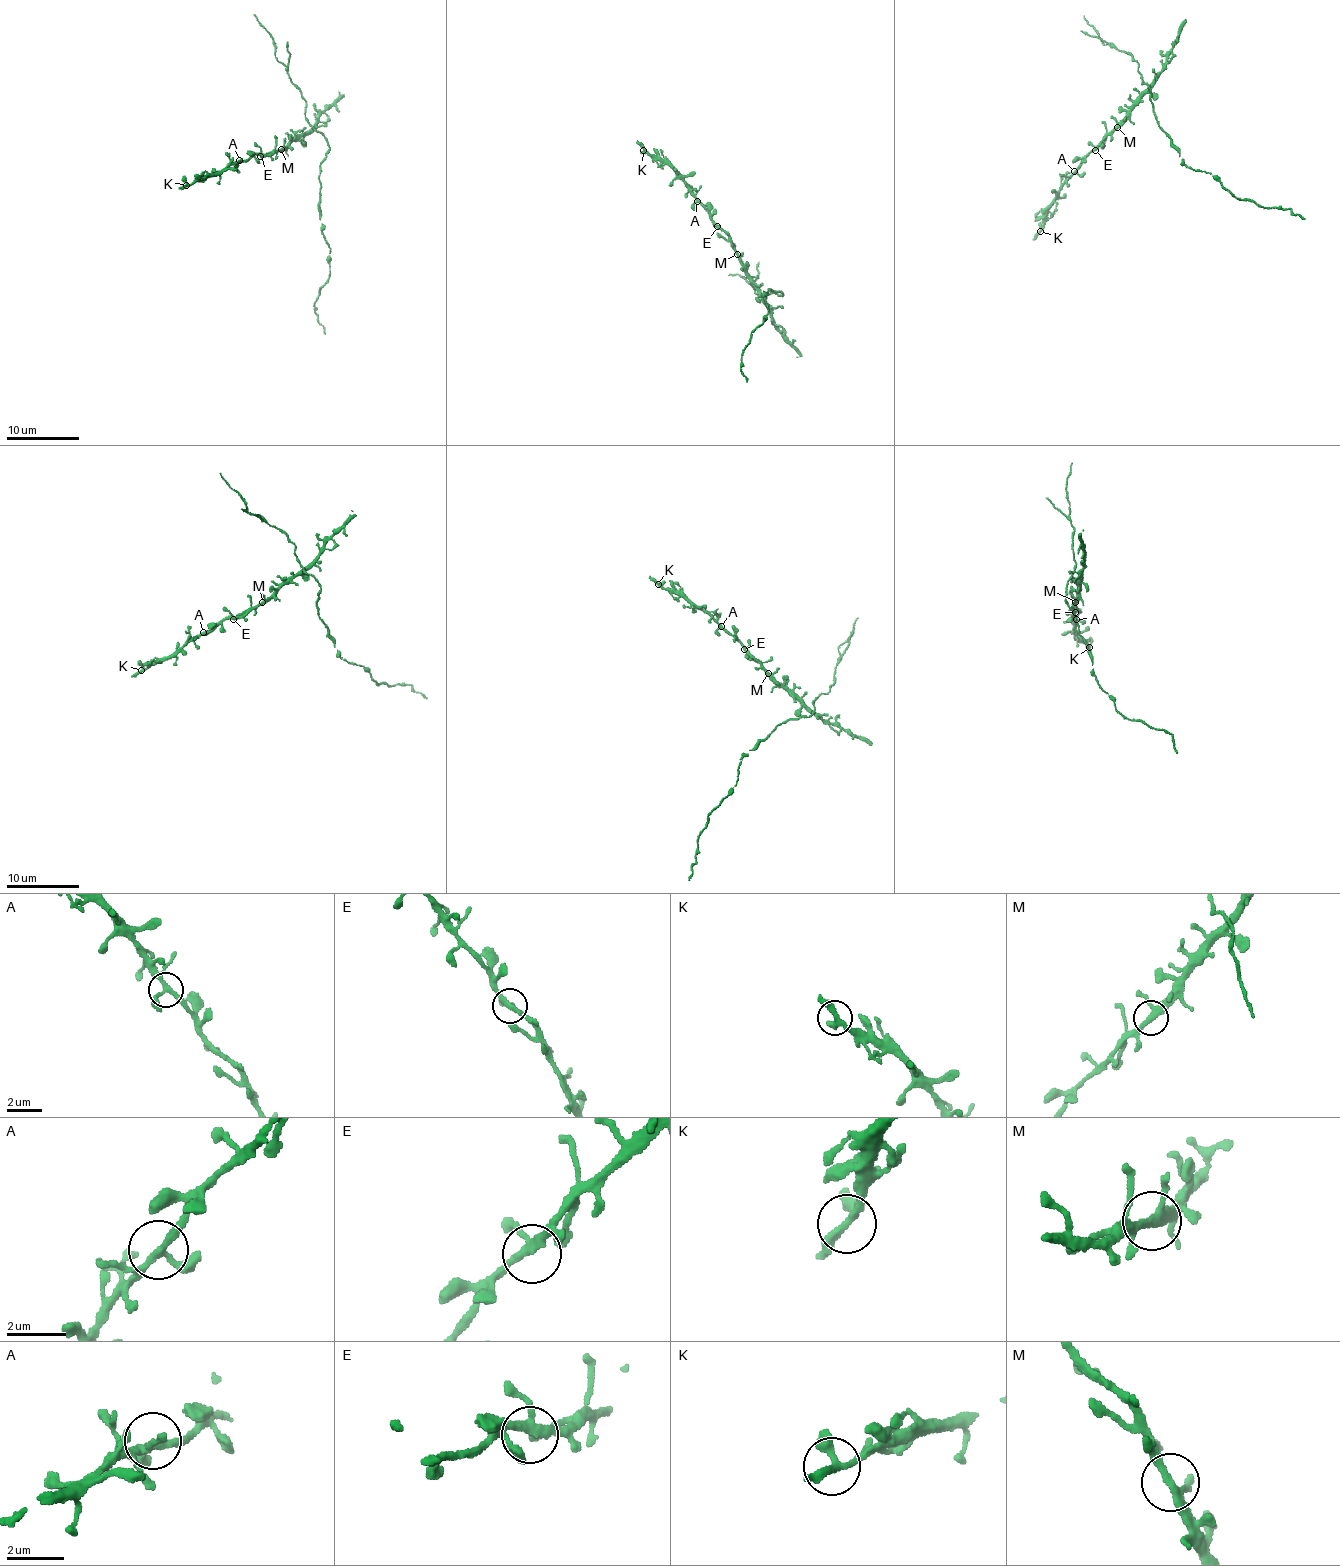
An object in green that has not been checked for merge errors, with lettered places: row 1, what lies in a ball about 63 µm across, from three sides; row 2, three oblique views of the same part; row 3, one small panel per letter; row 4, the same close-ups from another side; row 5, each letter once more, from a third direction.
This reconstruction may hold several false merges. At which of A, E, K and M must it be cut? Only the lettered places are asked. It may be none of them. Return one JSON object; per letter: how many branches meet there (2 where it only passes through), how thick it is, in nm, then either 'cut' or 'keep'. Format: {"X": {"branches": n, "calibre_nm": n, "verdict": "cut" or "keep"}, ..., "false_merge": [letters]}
{"A": {"branches": 3, "calibre_nm": 240, "verdict": "keep"}, "E": {"branches": 3, "calibre_nm": 240, "verdict": "keep"}, "K": {"branches": 3, "calibre_nm": 240, "verdict": "keep"}, "M": {"branches": 3, "calibre_nm": 240, "verdict": "keep"}, "false_merge": []}

